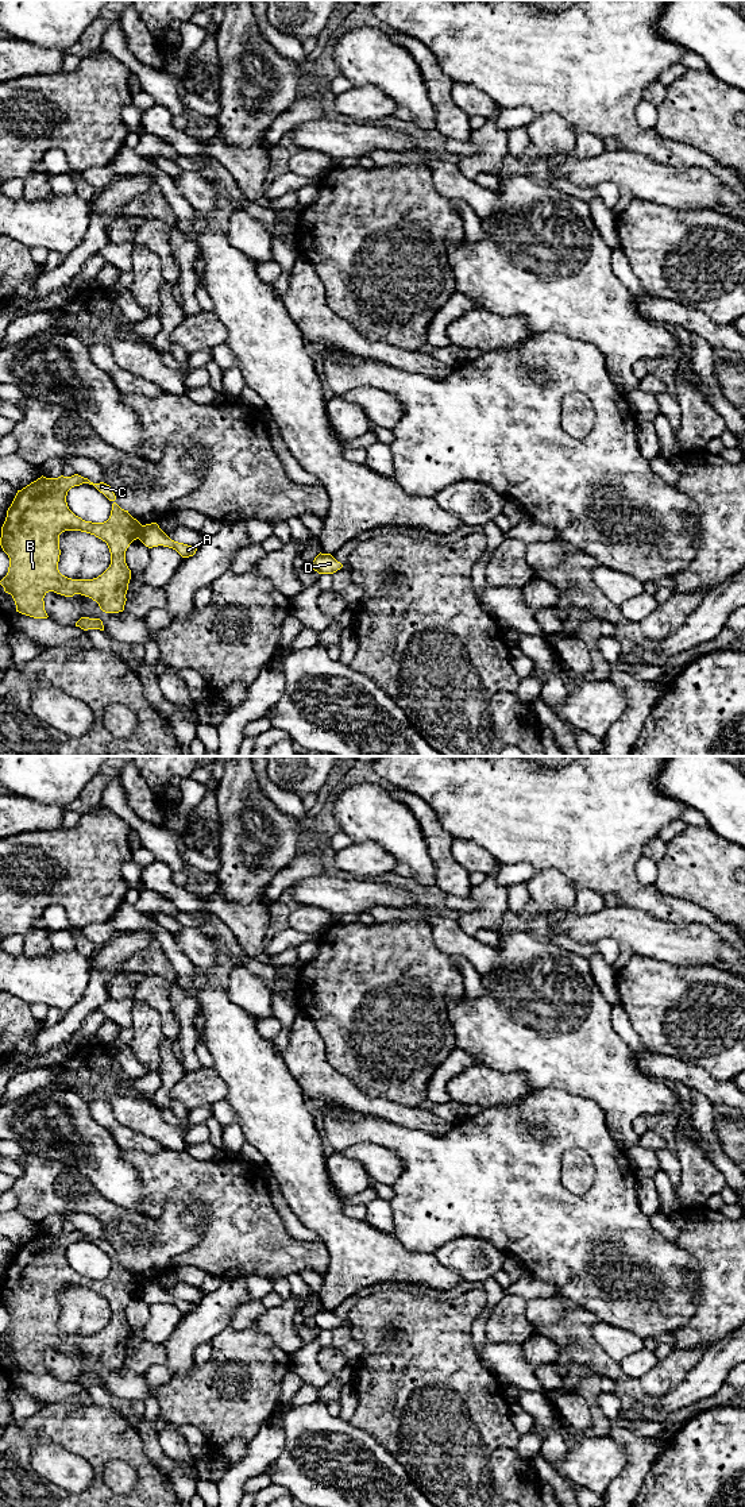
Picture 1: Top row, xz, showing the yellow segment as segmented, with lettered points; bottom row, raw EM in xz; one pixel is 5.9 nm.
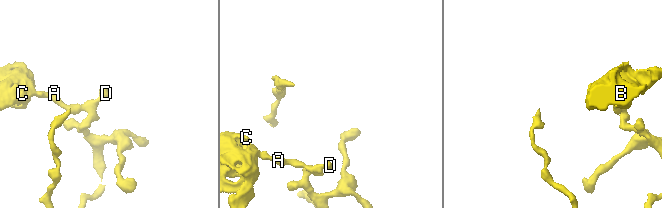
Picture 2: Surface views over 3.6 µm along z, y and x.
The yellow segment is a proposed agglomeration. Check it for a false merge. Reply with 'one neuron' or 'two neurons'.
two neurons

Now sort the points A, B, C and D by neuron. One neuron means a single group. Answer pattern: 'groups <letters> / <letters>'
groups A D / B C

